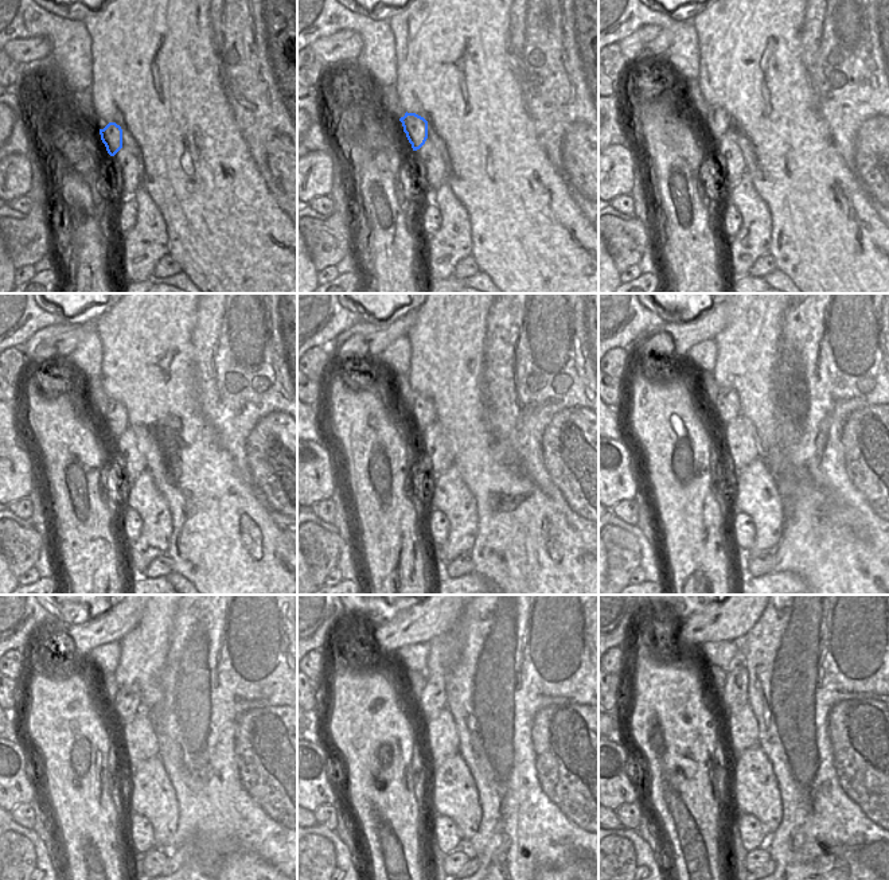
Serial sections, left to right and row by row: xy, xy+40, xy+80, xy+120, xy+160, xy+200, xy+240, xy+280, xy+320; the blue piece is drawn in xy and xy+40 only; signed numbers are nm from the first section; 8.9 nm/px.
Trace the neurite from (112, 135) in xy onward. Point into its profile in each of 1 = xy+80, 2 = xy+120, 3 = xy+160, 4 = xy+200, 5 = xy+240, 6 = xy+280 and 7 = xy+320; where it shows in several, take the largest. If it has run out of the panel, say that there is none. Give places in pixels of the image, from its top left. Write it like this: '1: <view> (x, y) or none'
1: xy+80 (717, 121)
2: xy+120 (116, 419)
3: xy+160 (422, 411)
4: xy+200 (726, 405)
5: xy+240 (127, 704)
6: xy+280 (432, 700)
7: xy+320 (735, 696)

